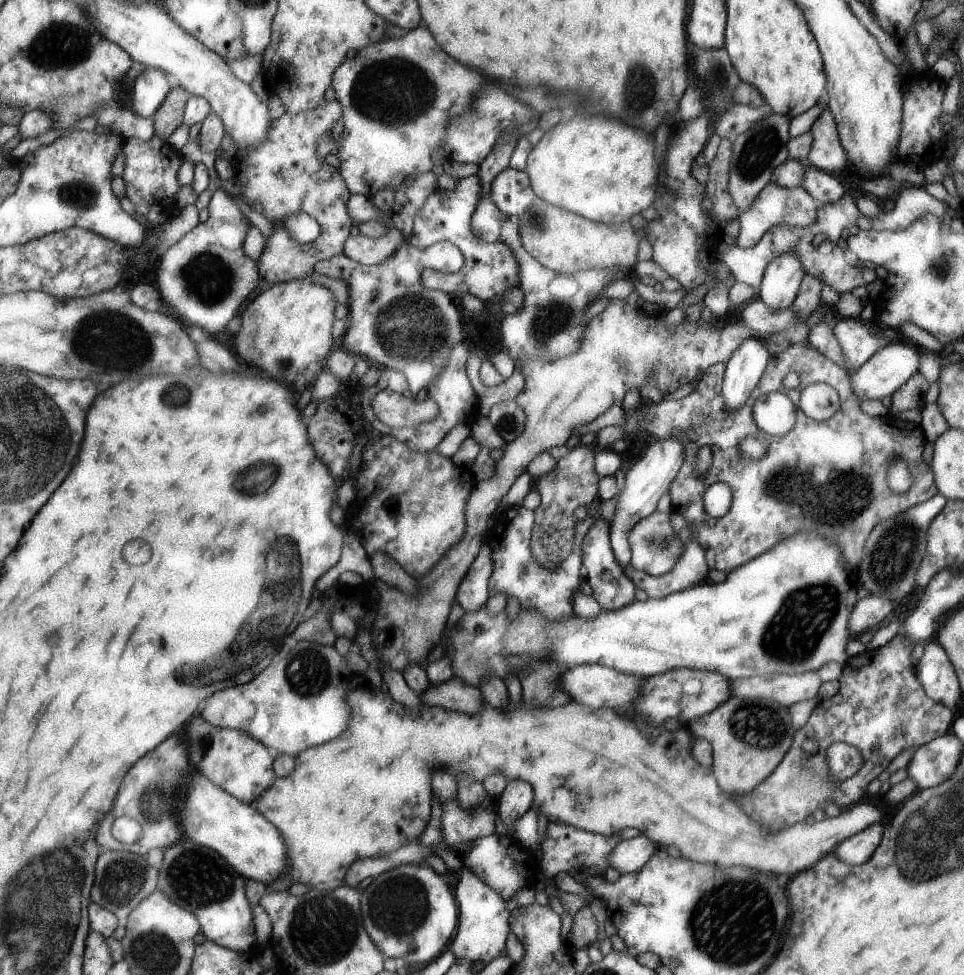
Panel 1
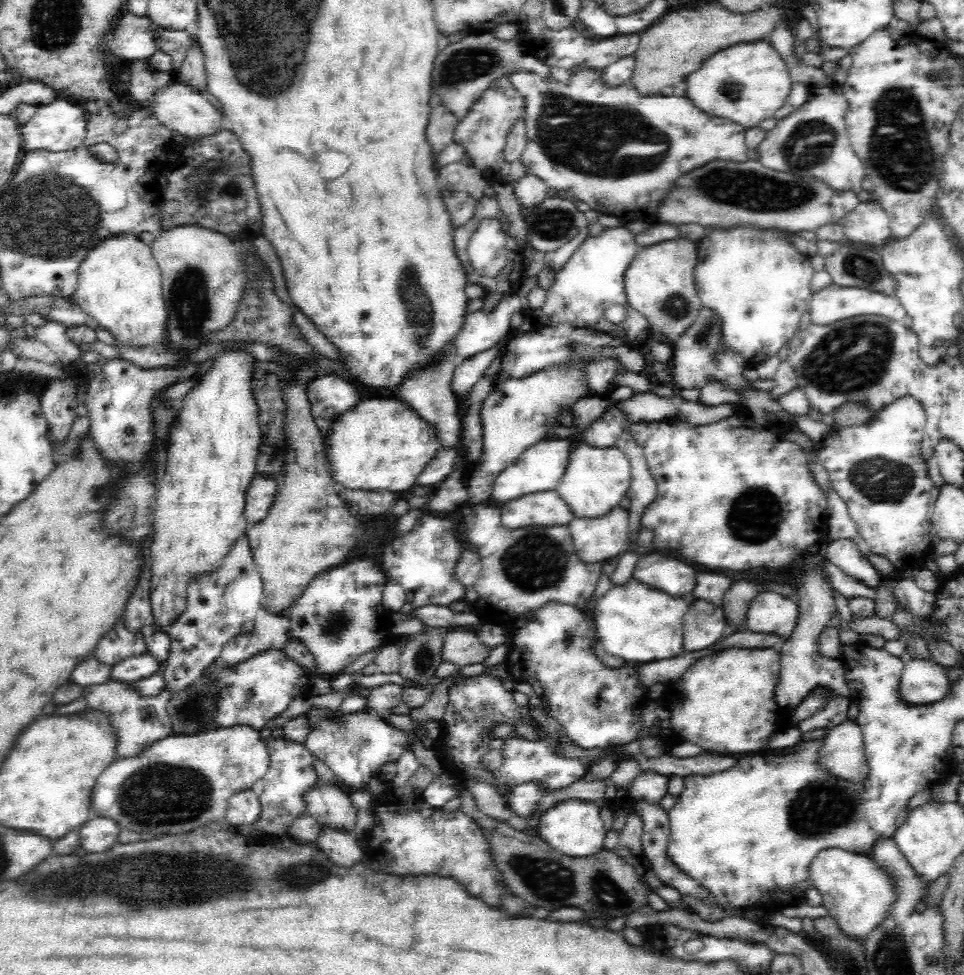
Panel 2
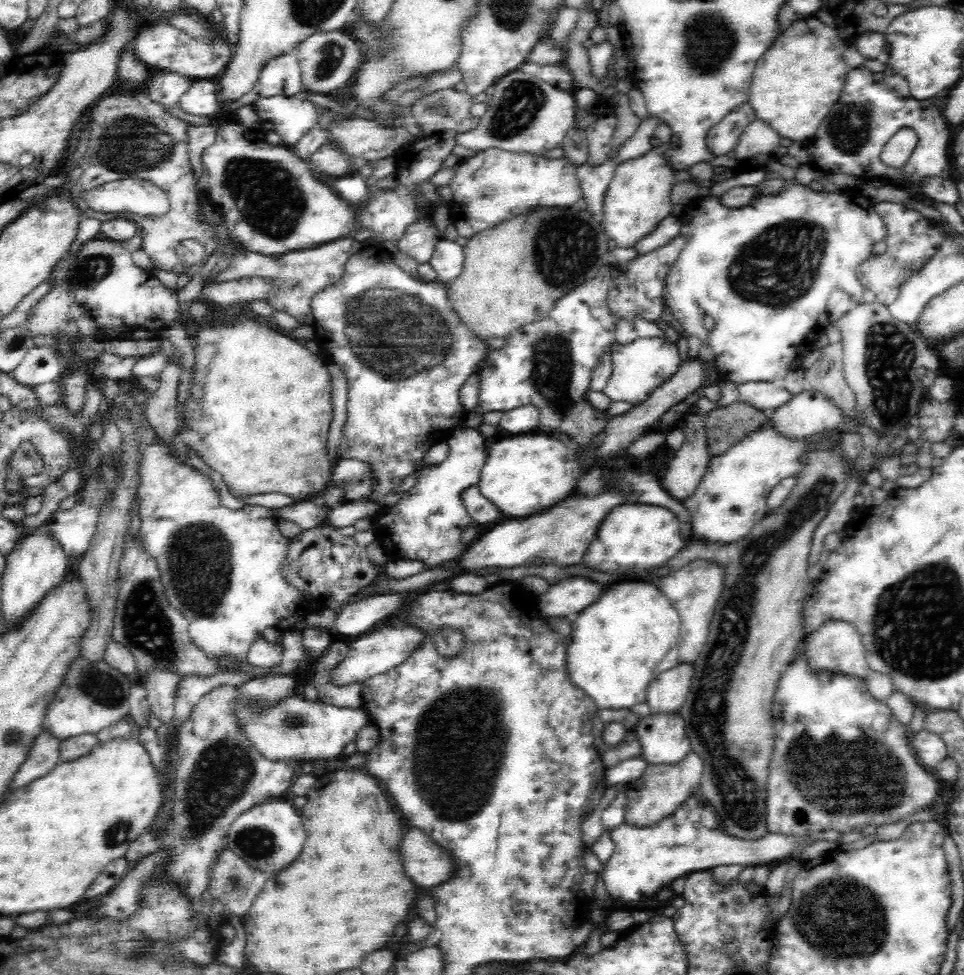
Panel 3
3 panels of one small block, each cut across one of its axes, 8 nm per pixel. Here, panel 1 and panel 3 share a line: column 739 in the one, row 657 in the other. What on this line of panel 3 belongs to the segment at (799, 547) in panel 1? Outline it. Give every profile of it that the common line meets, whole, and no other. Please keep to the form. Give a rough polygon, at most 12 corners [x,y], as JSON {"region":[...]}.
{"region":[[644,582],[571,619],[568,677],[597,710],[645,702],[681,621]]}

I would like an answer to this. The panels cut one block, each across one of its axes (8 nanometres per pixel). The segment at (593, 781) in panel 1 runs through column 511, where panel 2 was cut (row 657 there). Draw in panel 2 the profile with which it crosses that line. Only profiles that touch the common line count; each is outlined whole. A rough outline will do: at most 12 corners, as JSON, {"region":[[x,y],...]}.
{"region":[[728,648],[666,683],[670,738],[748,756],[786,731],[779,648]]}

